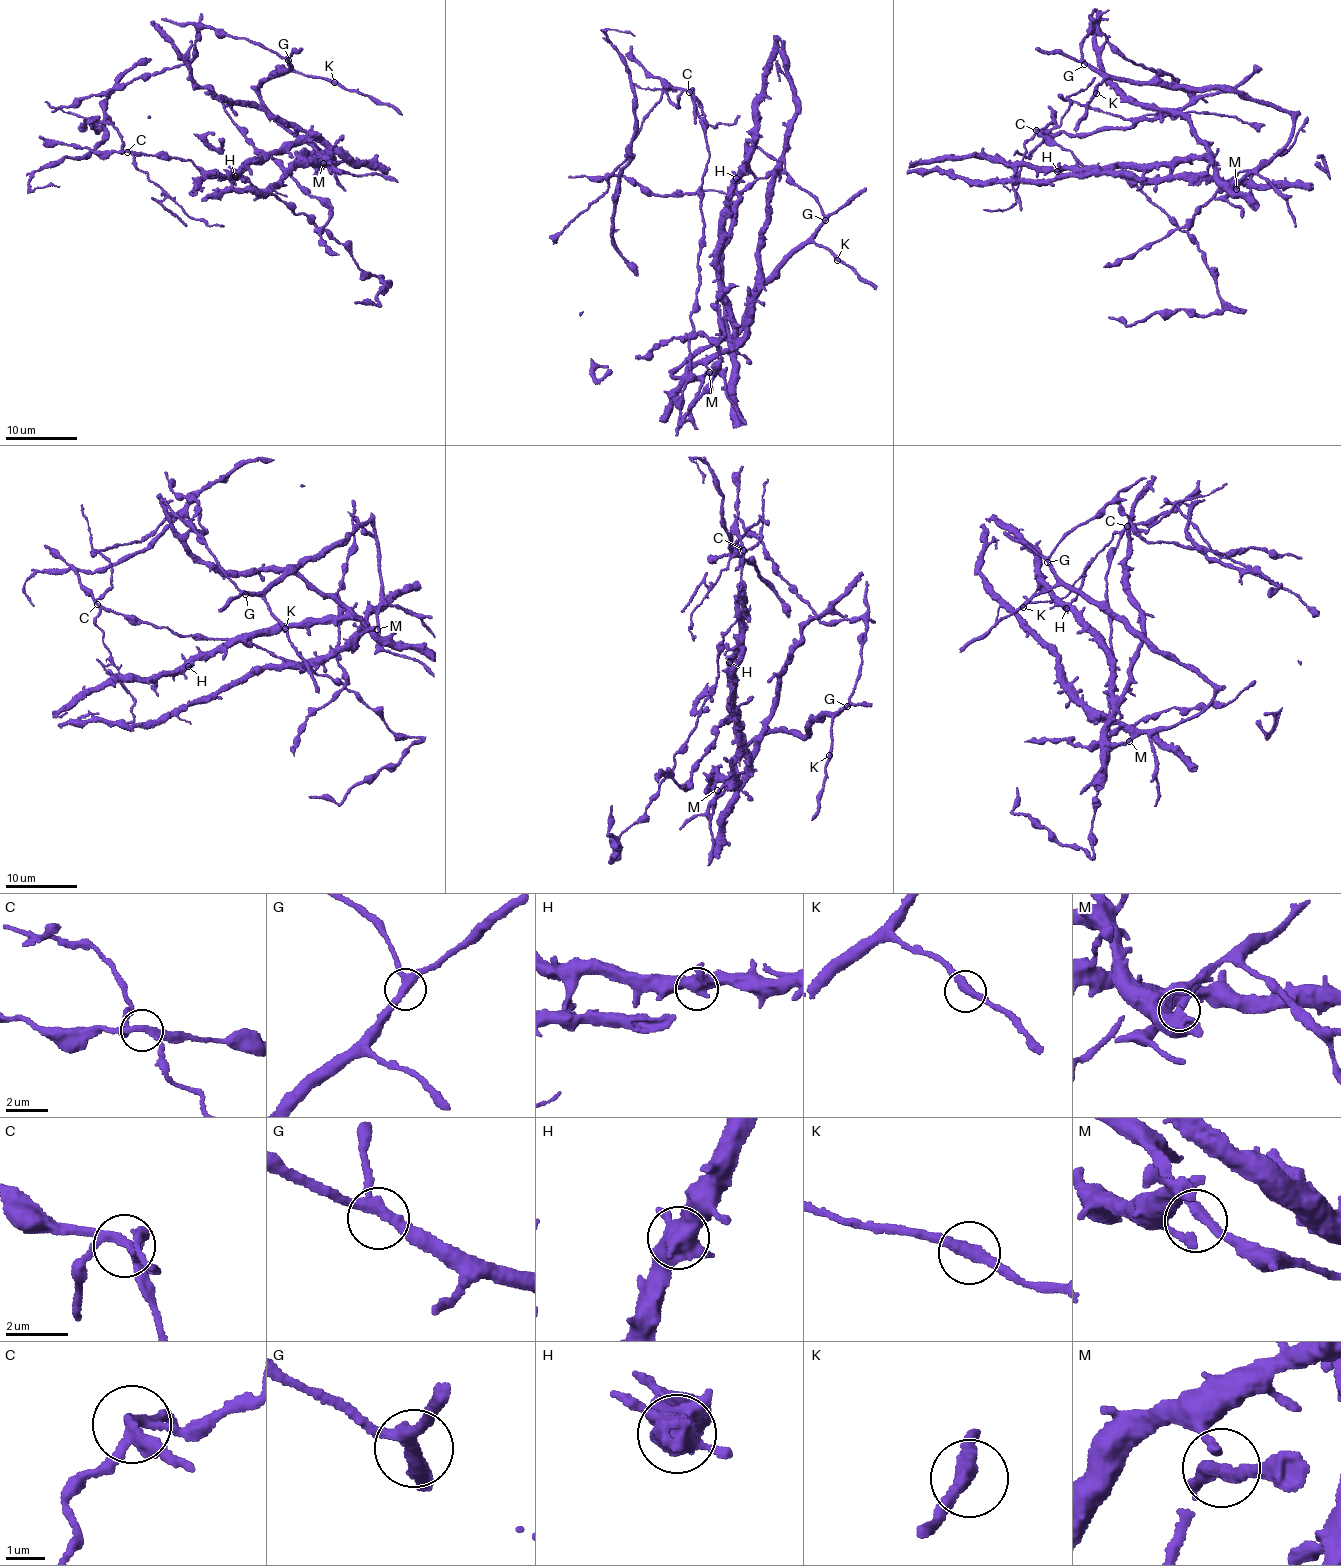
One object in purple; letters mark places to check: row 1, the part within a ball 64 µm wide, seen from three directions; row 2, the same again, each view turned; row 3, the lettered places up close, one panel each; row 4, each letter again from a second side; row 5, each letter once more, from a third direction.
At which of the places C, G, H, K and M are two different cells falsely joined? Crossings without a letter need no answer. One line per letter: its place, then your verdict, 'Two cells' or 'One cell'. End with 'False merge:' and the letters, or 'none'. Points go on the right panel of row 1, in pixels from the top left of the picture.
C: Place: (1036, 130). Two cells
G: Place: (1084, 64). One cell
H: Place: (1057, 171). One cell
K: Place: (1096, 93). One cell
M: Place: (1236, 189). One cell
False merge: C

